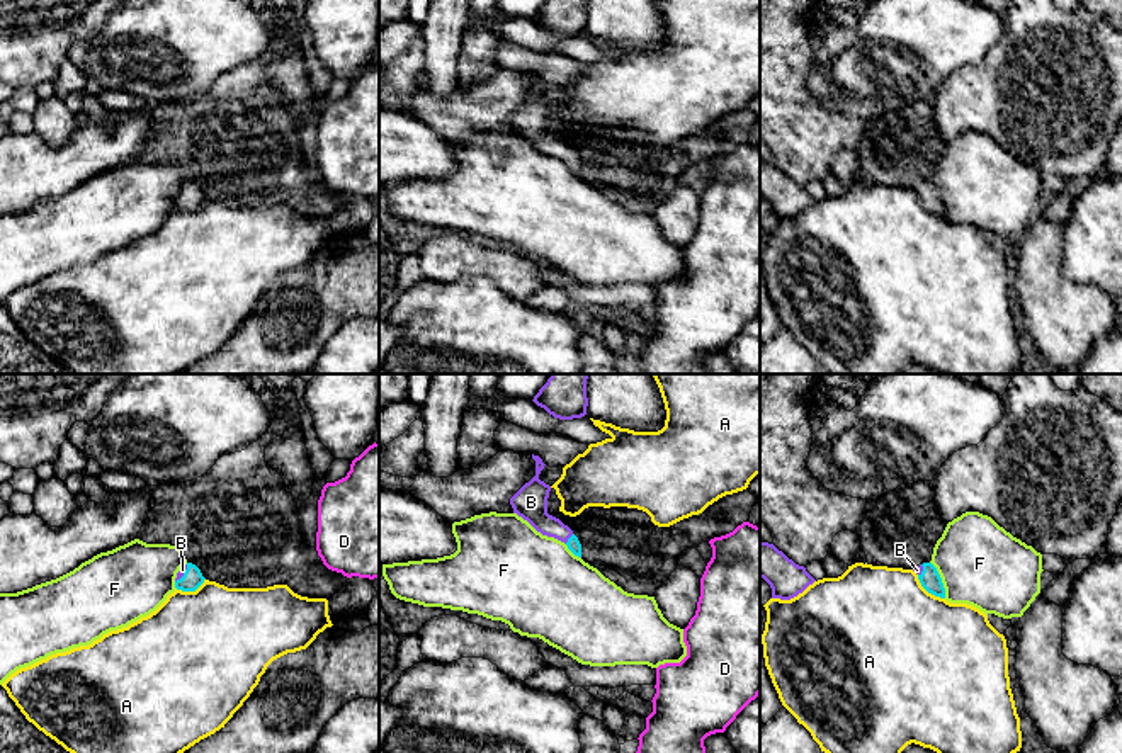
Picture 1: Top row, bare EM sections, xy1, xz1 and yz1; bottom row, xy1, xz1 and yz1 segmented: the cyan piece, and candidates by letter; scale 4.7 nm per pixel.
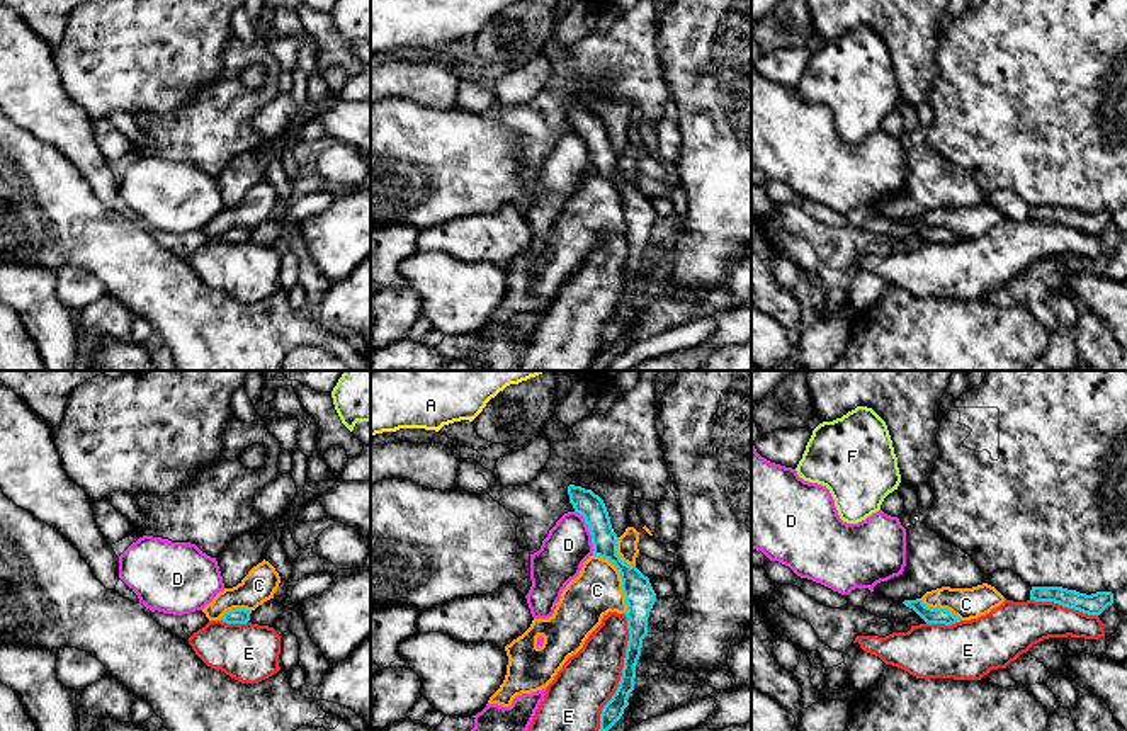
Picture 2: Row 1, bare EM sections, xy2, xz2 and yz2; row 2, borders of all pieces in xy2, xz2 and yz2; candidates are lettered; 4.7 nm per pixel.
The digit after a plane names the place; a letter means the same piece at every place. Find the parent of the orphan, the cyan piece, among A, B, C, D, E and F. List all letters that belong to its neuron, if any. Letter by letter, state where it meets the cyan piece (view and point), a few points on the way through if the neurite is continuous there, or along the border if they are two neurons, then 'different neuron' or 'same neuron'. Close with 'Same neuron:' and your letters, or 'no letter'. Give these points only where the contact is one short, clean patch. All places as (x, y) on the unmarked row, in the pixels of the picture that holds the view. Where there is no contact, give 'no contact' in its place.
A: meets cyan in yz1 at (929, 211); border along yz1 (917, 194), (929, 211), (944, 218); different neuron
B: meets cyan in xz1 at (568, 158); runs through xz1 (573, 164), (568, 158), (531, 121); same neuron
C: meets cyan in xz2 at (621, 198); border along xz2 (594, 172), (605, 177), (617, 189), (626, 232); different neuron
D: meets cyan in xz2 at (590, 152); different neuron
E: meets cyan in xz2 at (621, 298); different neuron
F: meets cyan in yz1 at (940, 199); different neuron
Same neuron: B

